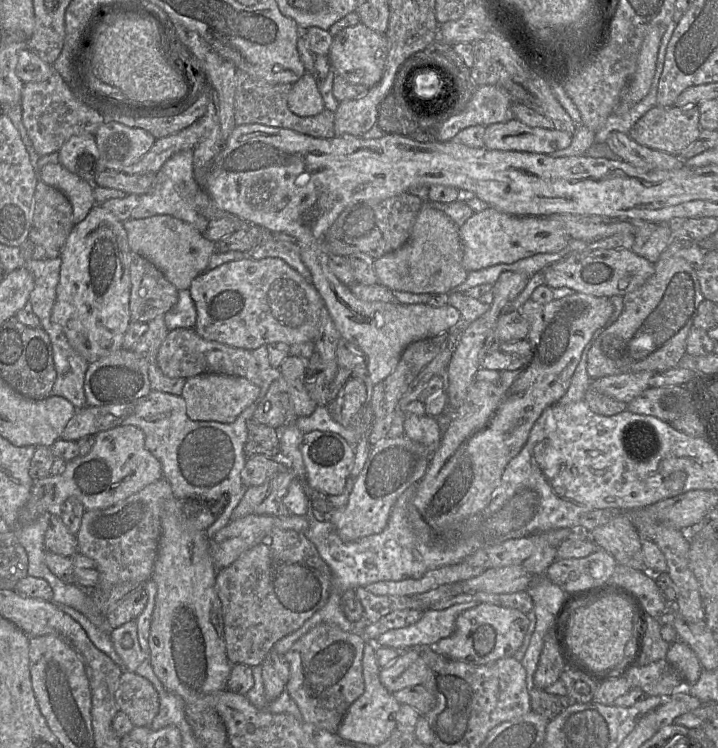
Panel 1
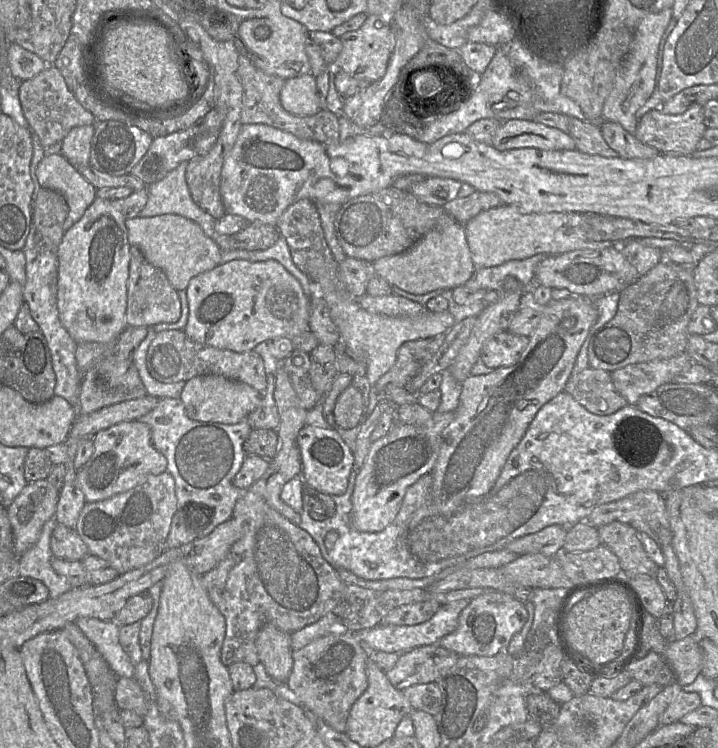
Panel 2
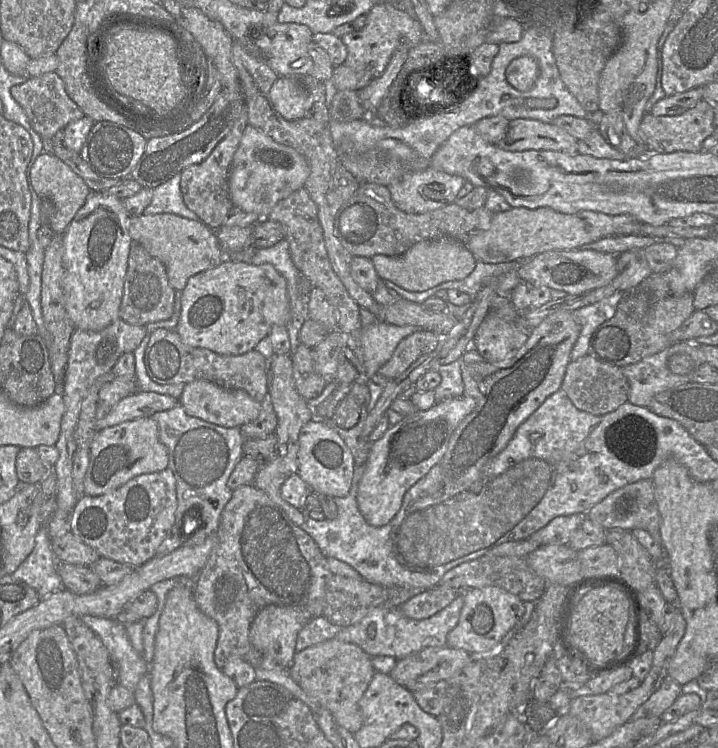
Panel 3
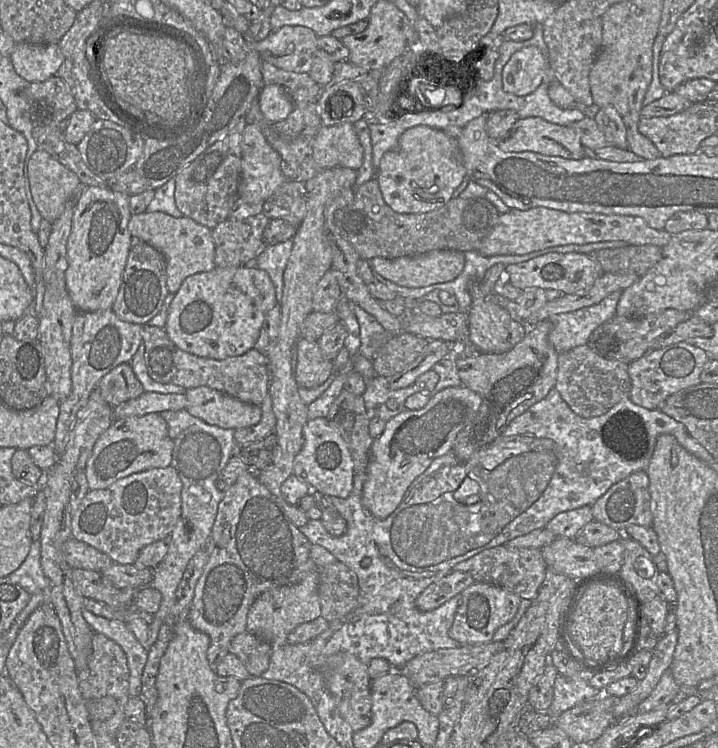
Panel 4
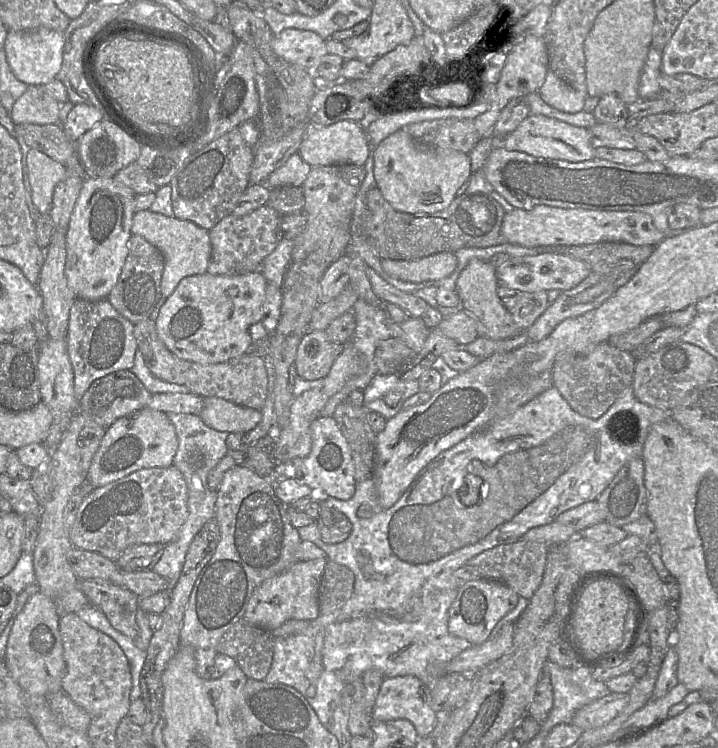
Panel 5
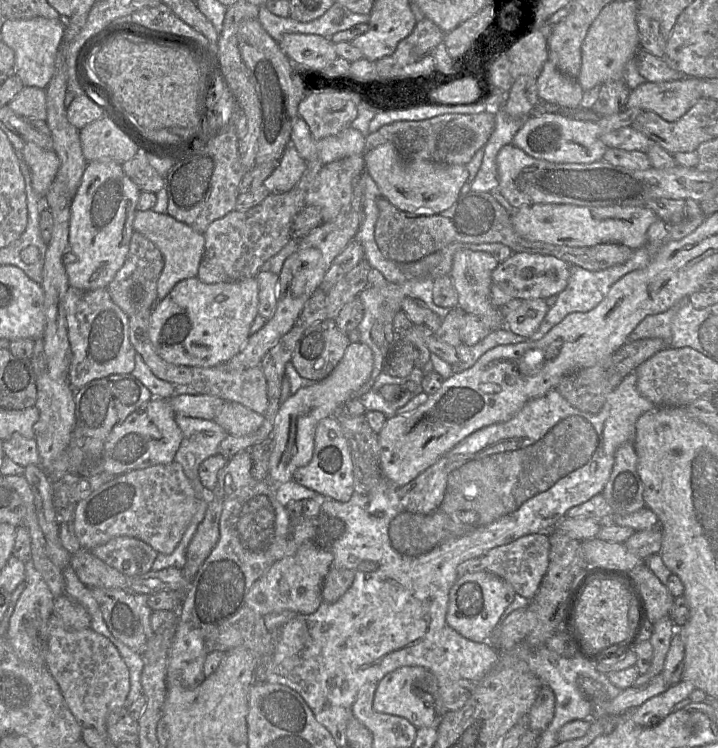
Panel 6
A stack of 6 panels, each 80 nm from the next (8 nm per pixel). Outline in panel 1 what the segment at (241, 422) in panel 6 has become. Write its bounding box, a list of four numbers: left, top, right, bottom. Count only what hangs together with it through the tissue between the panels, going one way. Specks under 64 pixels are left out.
[181,374,260,423]

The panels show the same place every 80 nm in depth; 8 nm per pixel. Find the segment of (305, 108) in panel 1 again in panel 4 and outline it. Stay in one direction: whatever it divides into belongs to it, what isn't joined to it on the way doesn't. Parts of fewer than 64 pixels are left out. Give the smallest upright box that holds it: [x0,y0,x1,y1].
[258,84,295,123]

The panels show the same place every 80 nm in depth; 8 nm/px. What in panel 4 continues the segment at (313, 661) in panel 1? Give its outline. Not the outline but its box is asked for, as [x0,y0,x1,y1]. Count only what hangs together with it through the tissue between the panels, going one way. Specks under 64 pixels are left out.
[321,652,372,732]

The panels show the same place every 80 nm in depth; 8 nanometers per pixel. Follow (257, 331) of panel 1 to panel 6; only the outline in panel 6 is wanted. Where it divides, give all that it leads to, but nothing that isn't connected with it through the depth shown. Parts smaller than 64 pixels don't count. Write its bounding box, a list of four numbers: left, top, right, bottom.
[149,277,259,367]

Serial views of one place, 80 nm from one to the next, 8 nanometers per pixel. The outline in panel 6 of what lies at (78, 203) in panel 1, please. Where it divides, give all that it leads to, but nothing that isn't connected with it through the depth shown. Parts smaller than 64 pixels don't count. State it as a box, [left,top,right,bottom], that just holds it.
[22,142,60,197]

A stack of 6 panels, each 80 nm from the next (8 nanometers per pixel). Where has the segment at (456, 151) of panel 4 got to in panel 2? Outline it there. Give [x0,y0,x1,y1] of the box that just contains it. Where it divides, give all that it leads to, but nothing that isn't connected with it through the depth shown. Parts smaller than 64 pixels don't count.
[409,177,462,206]

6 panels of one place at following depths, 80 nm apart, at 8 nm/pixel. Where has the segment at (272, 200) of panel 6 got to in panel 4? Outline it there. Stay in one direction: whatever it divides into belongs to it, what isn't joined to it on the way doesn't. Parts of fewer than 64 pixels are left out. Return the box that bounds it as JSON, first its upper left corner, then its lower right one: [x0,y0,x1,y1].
[213,213,270,267]

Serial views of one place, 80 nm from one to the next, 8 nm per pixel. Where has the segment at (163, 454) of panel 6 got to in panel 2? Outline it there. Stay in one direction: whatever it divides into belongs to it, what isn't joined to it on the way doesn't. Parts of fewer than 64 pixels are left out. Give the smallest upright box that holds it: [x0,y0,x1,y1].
[77,420,167,503]

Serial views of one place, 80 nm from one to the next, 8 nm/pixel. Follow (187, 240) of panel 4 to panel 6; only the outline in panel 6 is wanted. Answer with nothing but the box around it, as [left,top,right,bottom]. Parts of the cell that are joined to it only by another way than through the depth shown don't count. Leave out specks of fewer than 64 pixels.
[133,209,205,307]

